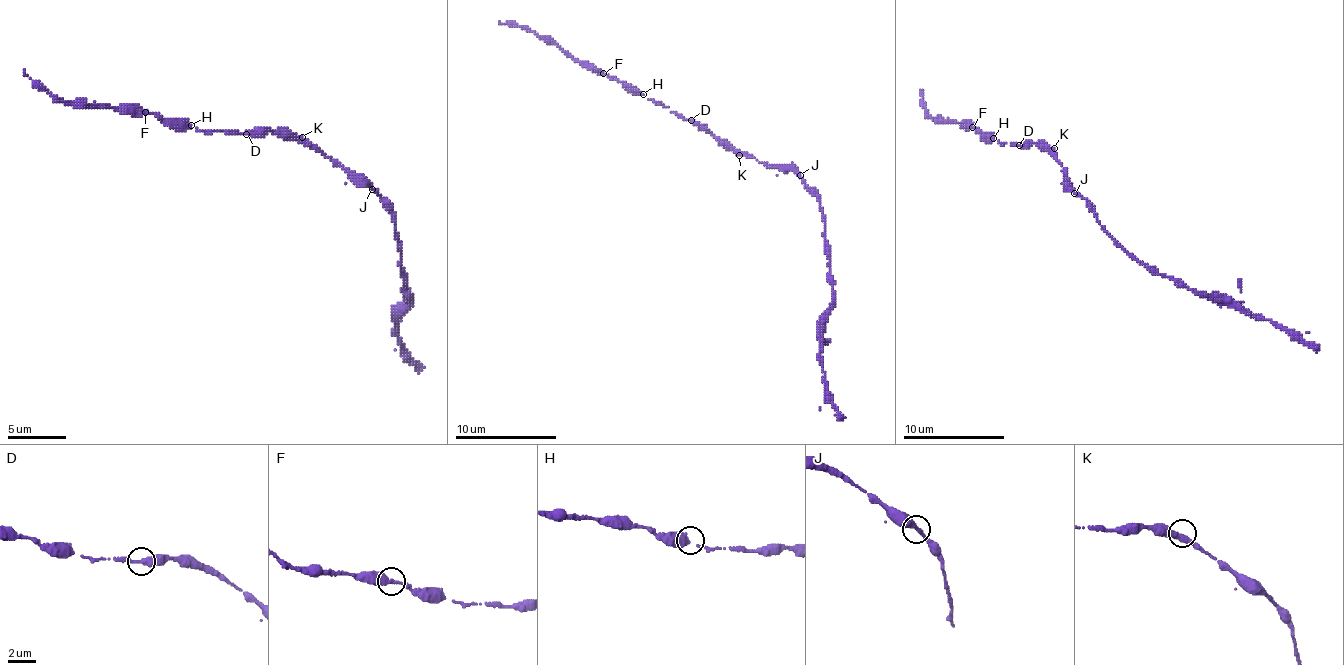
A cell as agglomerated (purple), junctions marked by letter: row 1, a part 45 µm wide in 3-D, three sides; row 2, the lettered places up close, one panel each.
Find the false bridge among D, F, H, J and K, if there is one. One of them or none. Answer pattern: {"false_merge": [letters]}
{"false_merge": []}

